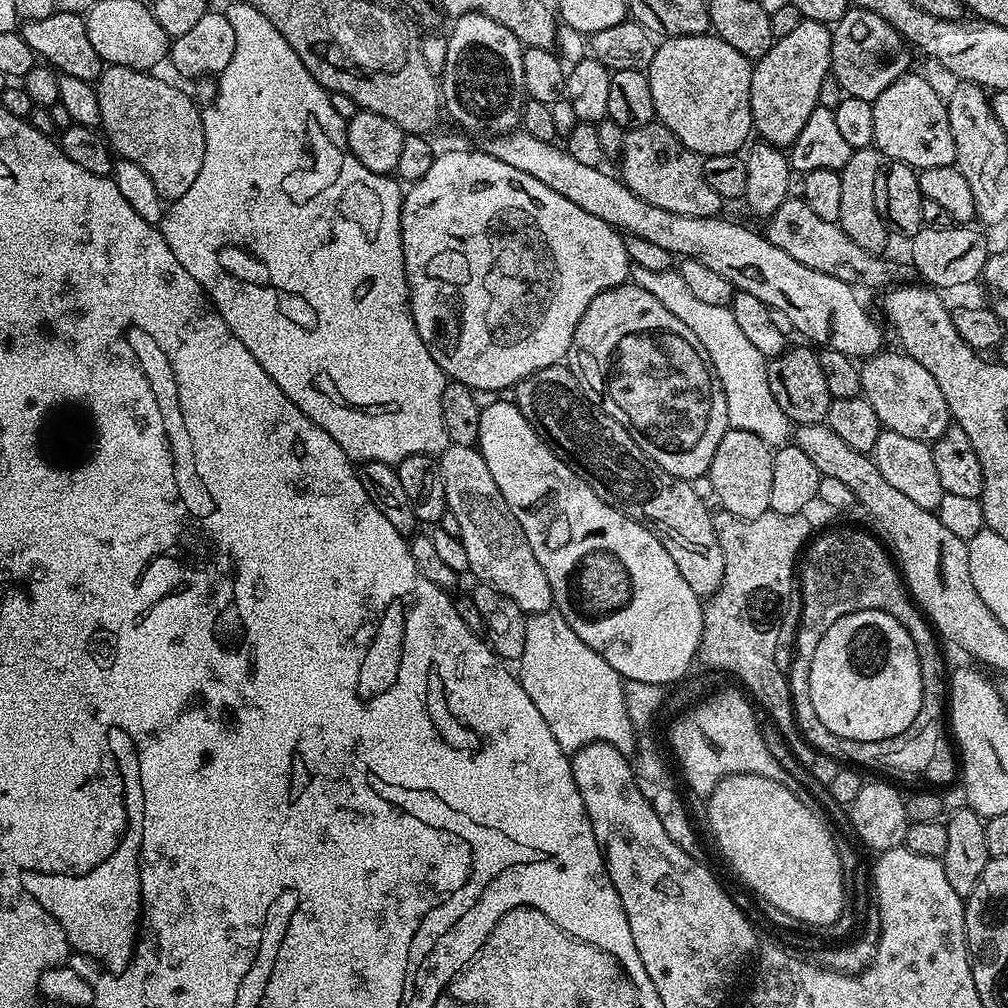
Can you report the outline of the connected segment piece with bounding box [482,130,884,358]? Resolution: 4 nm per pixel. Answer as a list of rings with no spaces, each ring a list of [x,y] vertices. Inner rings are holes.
[[[523,130],[492,134],[485,140],[488,141],[482,144],[483,152],[498,158],[498,162],[506,162],[506,166],[514,166],[514,170],[522,170],[522,174],[530,174],[530,178],[538,178],[542,186],[550,186],[554,194],[562,194],[574,206],[582,206],[586,214],[602,218],[602,222],[621,233],[646,238],[646,242],[662,246],[673,257],[702,262],[702,266],[722,274],[736,292],[754,294],[768,308],[782,310],[794,322],[797,333],[813,340],[808,341],[813,345],[842,350],[842,354],[853,358],[869,358],[881,351],[884,336],[856,297],[857,289],[838,278],[830,278],[830,274],[802,266],[786,250],[778,250],[767,235],[759,236],[744,224],[724,220],[723,215],[687,216],[650,206],[650,202],[635,196],[623,180],[604,172],[603,167],[586,166],[570,158],[561,145],[559,148],[559,143],[542,142]]]

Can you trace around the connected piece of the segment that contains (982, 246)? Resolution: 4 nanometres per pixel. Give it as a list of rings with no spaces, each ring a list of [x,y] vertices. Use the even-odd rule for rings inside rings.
[[[953,226],[946,230],[934,230],[921,227],[915,236],[911,237],[912,264],[925,285],[937,290],[944,288],[960,288],[963,284],[979,281],[984,274],[984,267],[990,255],[988,240],[980,232],[975,232],[972,226]]]

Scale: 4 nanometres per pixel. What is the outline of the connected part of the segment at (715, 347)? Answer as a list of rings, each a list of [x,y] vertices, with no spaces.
[[[633,263],[630,268],[631,283],[637,284],[642,290],[647,290],[678,318],[678,322],[694,333],[694,338],[702,342],[714,370],[718,374],[718,382],[726,394],[726,410],[729,425],[738,430],[750,430],[750,434],[758,434],[762,442],[775,450],[789,443],[793,435],[793,425],[782,414],[782,406],[774,399],[768,381],[768,360],[758,354],[758,350],[746,339],[746,334],[738,326],[731,307],[727,304],[714,306],[714,302],[702,302],[686,286],[686,281],[680,277],[679,271],[646,270],[645,267]]]

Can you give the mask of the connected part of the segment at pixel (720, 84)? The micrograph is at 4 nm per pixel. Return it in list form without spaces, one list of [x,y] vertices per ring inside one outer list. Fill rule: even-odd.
[[[715,34],[702,36],[670,36],[656,45],[656,53],[647,68],[650,94],[654,94],[656,120],[664,124],[687,148],[701,157],[736,154],[753,135],[750,110],[750,78],[752,64],[738,50]]]

